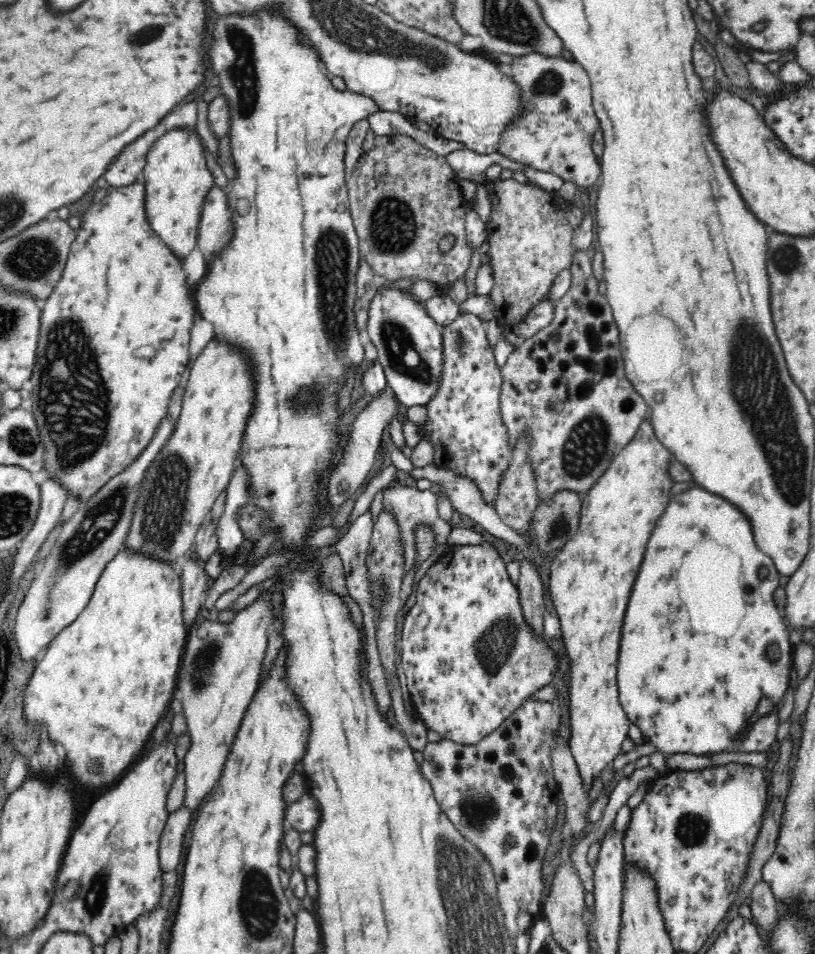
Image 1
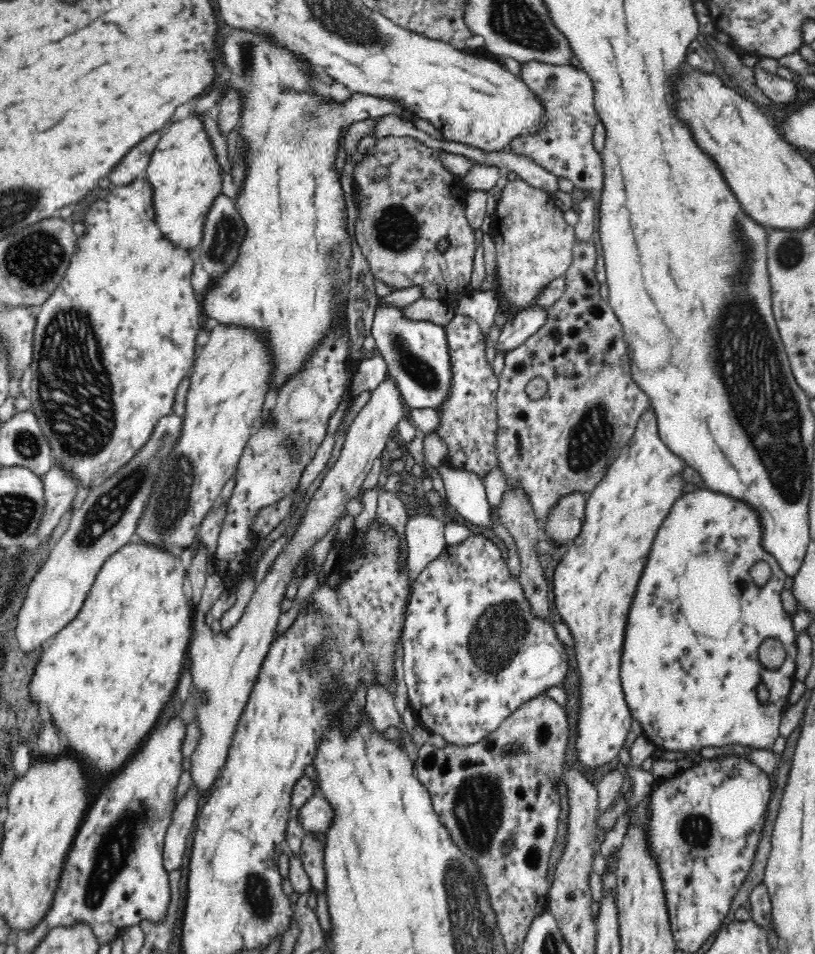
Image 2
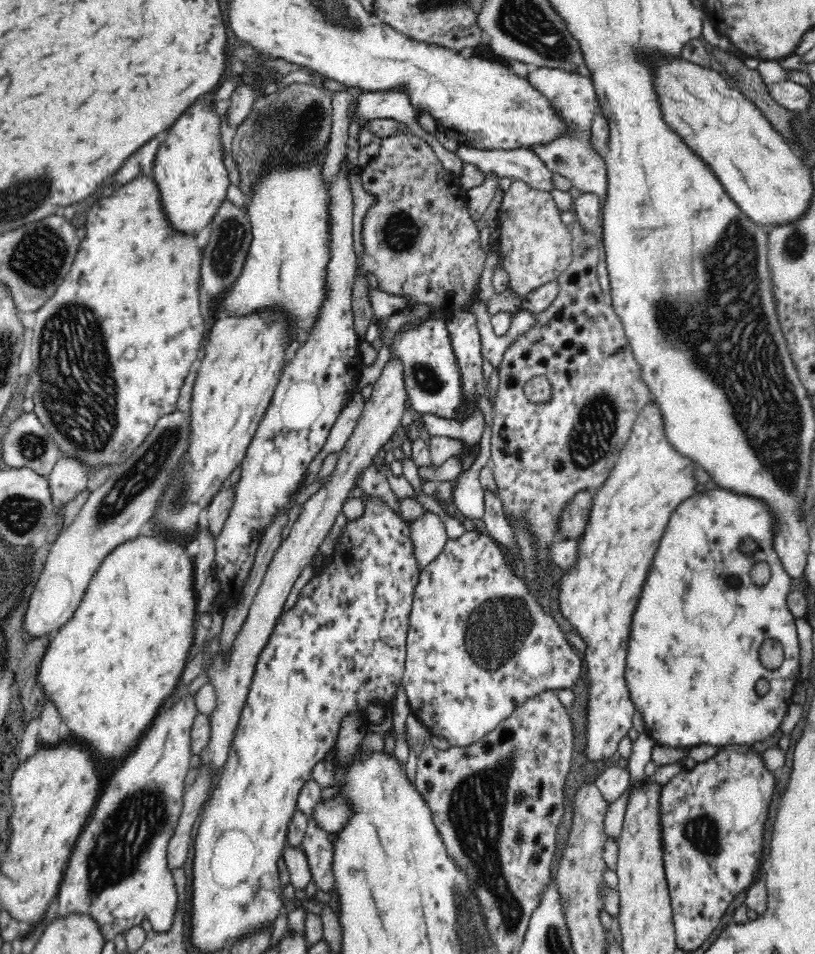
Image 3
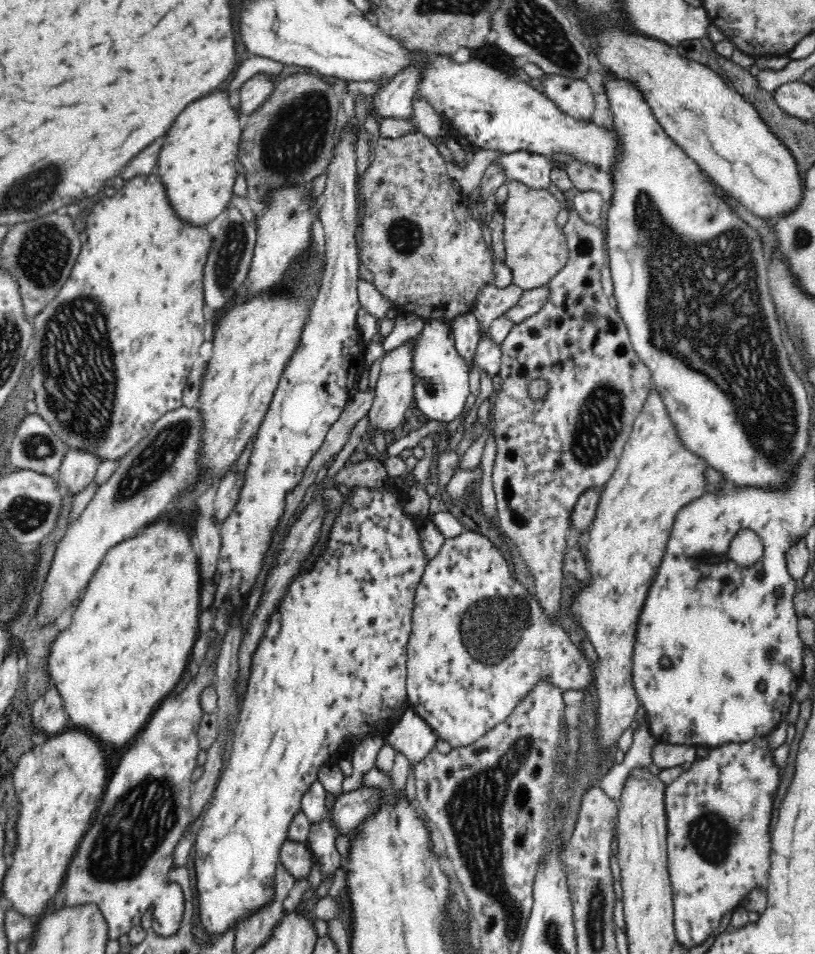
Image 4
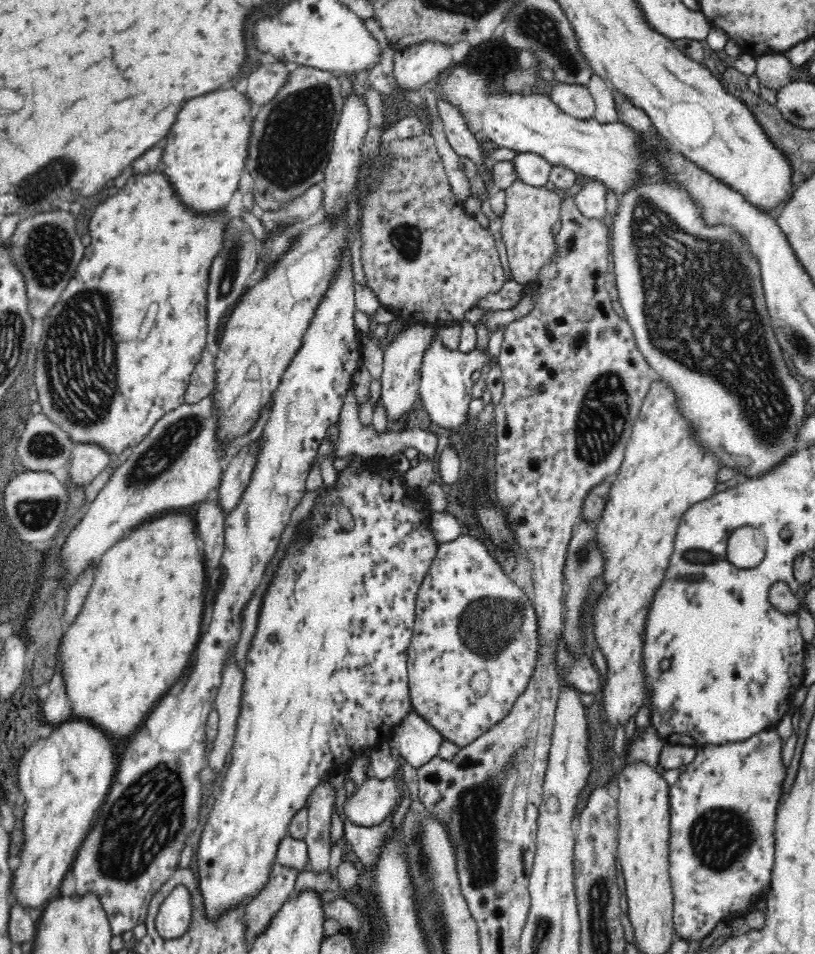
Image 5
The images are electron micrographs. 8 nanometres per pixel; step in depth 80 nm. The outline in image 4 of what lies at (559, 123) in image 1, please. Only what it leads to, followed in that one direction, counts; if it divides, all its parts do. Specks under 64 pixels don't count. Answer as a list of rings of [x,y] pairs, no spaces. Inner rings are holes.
[[[545,74],[542,78],[539,78],[539,81],[541,81],[541,84],[544,86],[543,94],[551,102],[554,102],[554,105],[556,105],[560,111],[572,118],[578,119],[580,122],[592,123],[596,100],[594,99],[592,87],[590,87],[586,81],[583,79],[566,78],[556,74]],[[554,152],[546,156],[546,159],[550,161],[552,168],[564,169],[573,186],[580,192],[598,192],[604,203],[611,204],[614,189],[610,173],[593,164],[586,164],[573,156],[568,156],[565,152]]]

